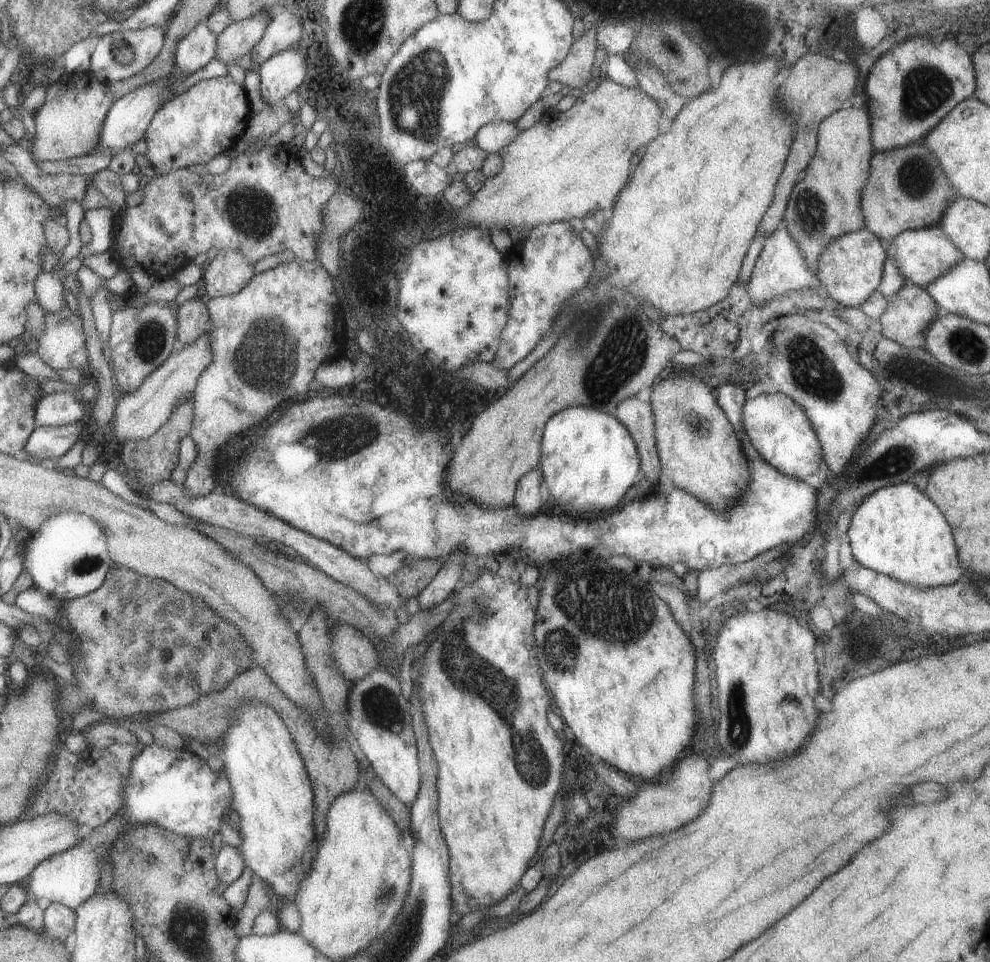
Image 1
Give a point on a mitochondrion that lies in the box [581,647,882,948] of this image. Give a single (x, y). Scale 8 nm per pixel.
(739, 731)

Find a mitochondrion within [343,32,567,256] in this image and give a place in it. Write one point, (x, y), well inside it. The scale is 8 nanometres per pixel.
(410, 106)

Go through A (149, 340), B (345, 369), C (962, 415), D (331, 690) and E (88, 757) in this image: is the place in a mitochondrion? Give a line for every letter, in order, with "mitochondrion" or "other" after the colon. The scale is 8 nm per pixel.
A: mitochondrion
B: other
C: other
D: other
E: other

